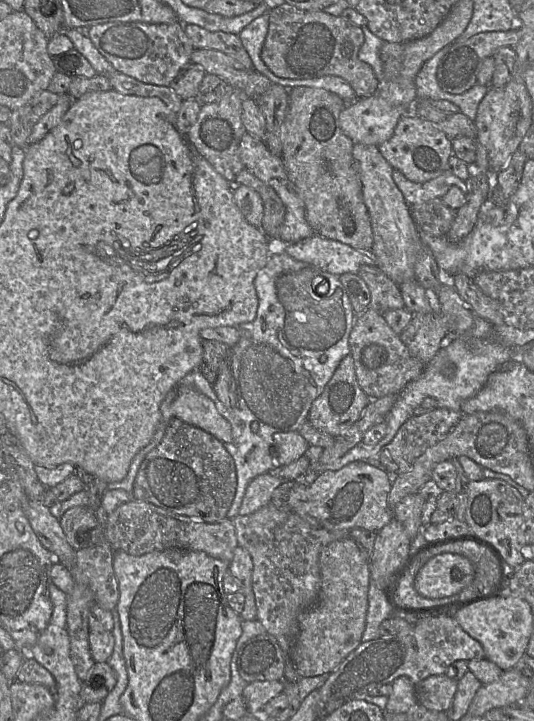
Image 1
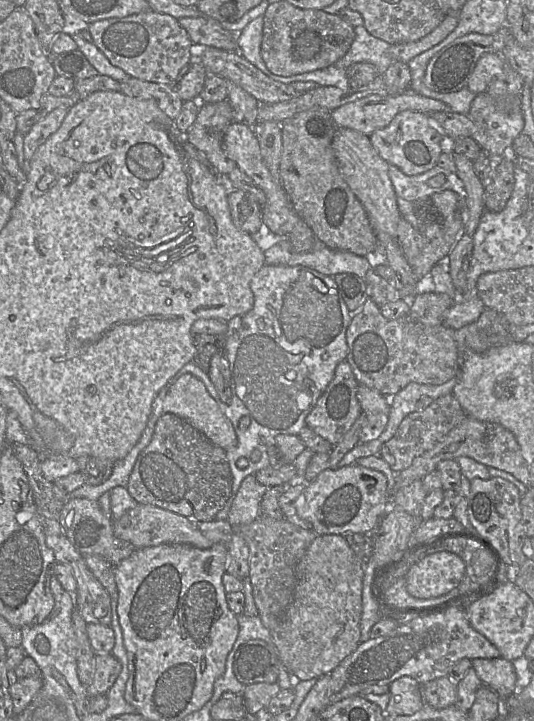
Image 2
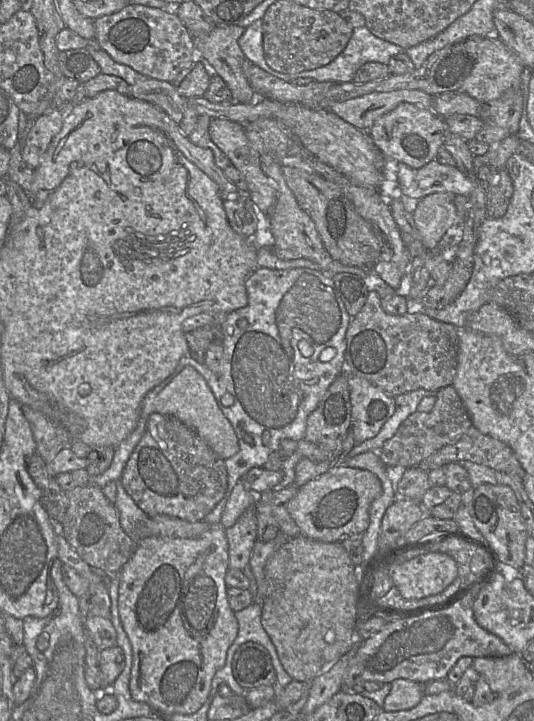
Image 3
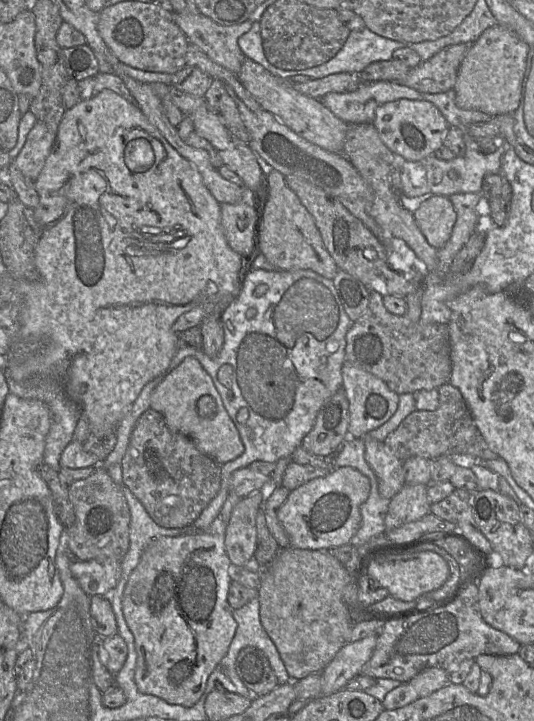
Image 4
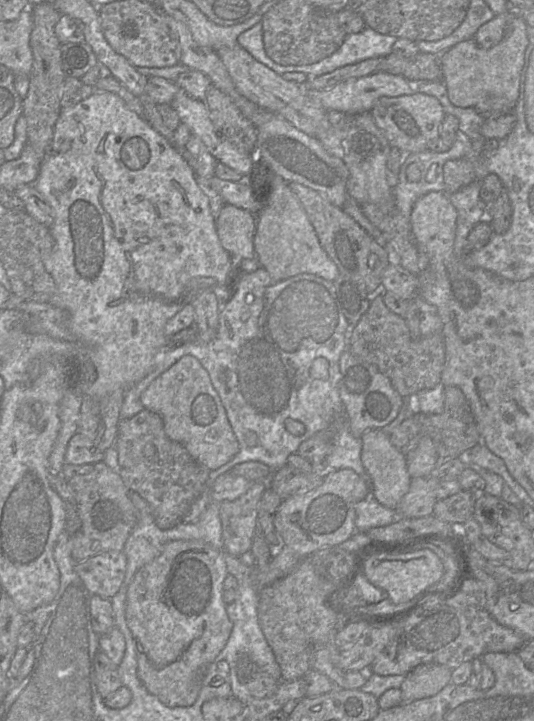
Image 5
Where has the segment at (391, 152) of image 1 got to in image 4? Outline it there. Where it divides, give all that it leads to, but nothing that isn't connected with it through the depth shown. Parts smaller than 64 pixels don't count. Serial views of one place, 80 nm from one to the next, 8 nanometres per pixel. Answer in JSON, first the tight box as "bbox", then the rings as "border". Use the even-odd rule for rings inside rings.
{"bbox":[373,99,449,161],"border":[[[399,99],[376,109],[373,124],[383,143],[406,161],[419,161],[443,146],[449,124],[439,109],[426,100]]]}

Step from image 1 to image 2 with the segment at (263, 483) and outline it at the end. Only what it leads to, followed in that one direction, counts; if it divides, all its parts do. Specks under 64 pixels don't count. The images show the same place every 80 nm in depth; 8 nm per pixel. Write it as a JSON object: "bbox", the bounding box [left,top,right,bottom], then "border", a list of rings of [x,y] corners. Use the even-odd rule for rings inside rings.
{"bbox":[227,475,269,532],"border":[[[254,475],[247,476],[232,502],[227,521],[232,526],[233,531],[235,532],[235,527],[246,525],[253,522],[260,514],[260,504],[263,499],[264,494],[269,488],[260,484]]]}

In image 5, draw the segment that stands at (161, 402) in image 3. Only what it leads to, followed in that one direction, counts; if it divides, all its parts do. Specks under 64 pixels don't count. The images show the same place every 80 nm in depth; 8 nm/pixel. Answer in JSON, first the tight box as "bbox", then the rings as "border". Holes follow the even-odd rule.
{"bbox":[140,357,239,471],"border":[[[181,357],[151,382],[140,399],[146,410],[161,416],[166,435],[184,446],[197,462],[210,471],[226,464],[238,453],[239,443],[226,411],[208,372],[196,357]]]}

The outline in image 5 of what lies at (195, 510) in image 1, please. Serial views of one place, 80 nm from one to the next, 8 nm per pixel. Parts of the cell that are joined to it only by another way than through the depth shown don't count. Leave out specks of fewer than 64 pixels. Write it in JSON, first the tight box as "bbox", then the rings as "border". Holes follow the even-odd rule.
{"bbox":[112,409,210,529],"border":[[[144,409],[131,418],[120,419],[112,446],[118,452],[119,475],[124,484],[149,504],[160,529],[170,529],[181,523],[192,503],[207,487],[210,470],[166,435],[163,420],[155,412]]]}

